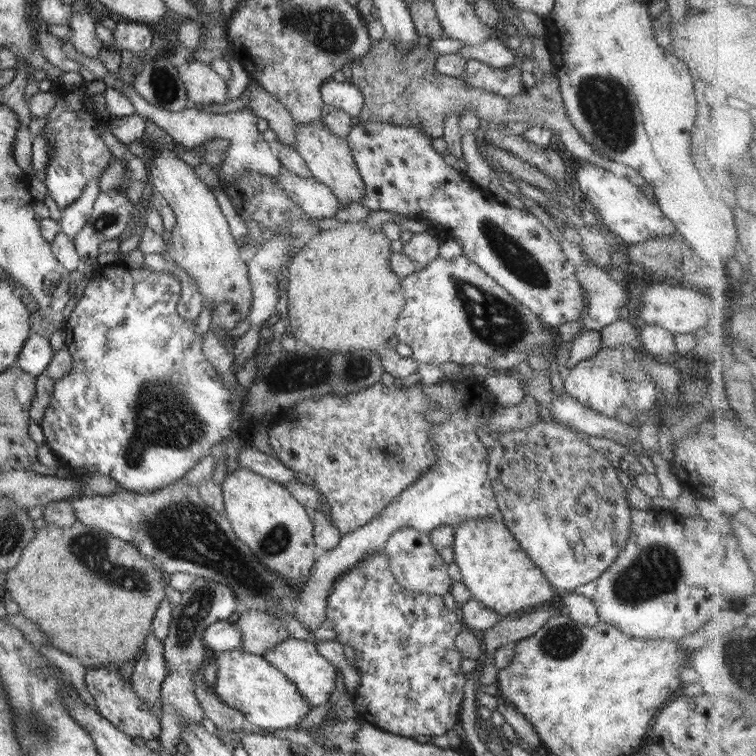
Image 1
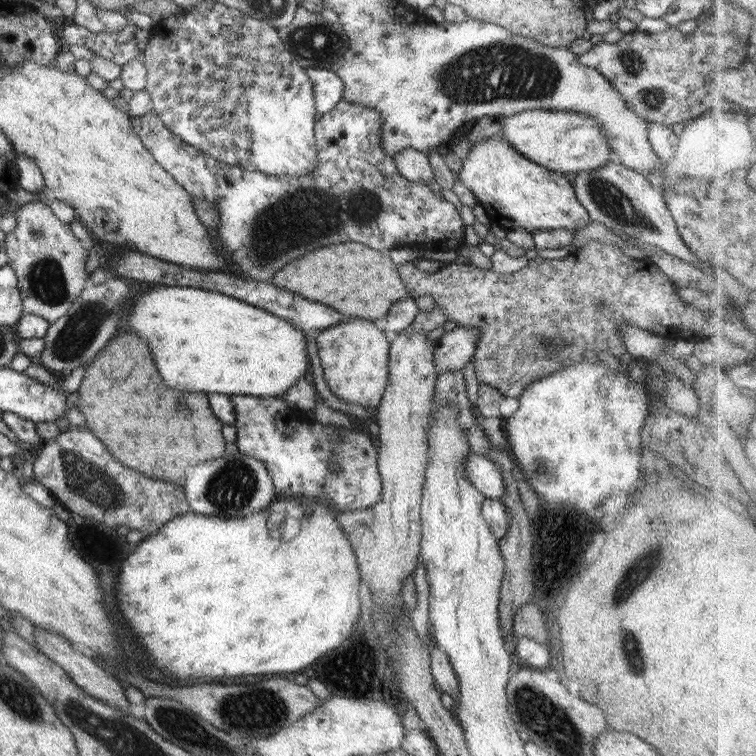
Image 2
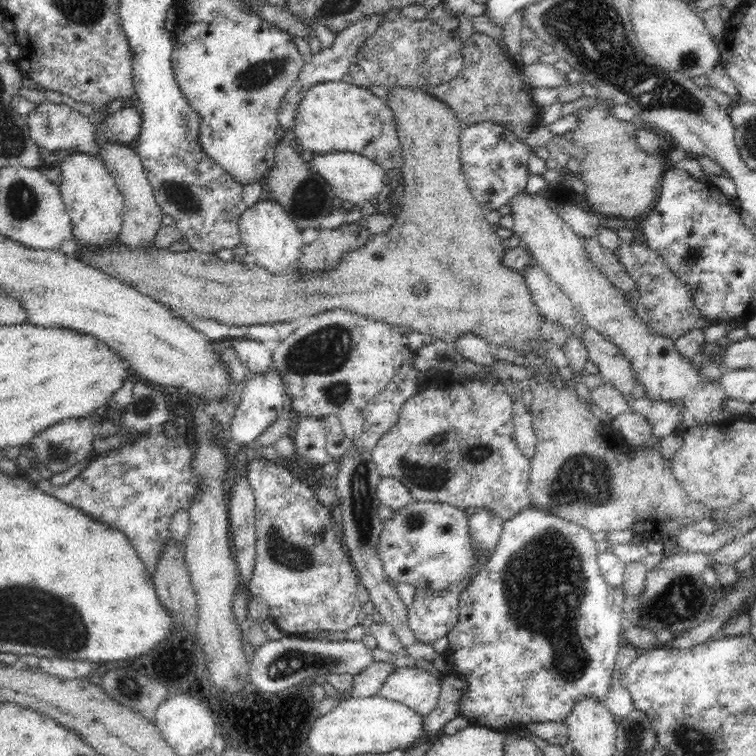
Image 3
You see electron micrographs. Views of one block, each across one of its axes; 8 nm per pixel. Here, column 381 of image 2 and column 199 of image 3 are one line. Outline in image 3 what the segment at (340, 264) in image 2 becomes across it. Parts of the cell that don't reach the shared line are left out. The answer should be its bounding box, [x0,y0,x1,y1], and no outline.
[75,87,546,355]

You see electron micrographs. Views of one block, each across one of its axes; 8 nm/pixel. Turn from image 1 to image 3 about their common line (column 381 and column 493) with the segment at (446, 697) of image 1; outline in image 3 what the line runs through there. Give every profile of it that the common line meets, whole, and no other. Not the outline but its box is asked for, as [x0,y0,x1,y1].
[442,505,622,732]

